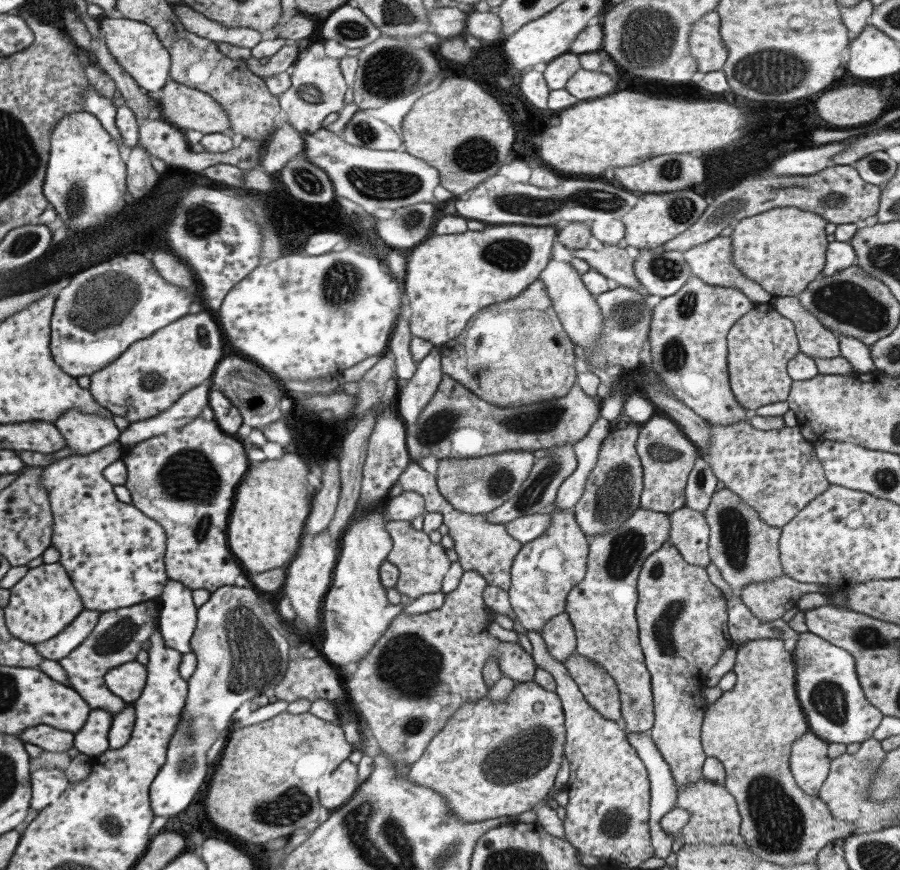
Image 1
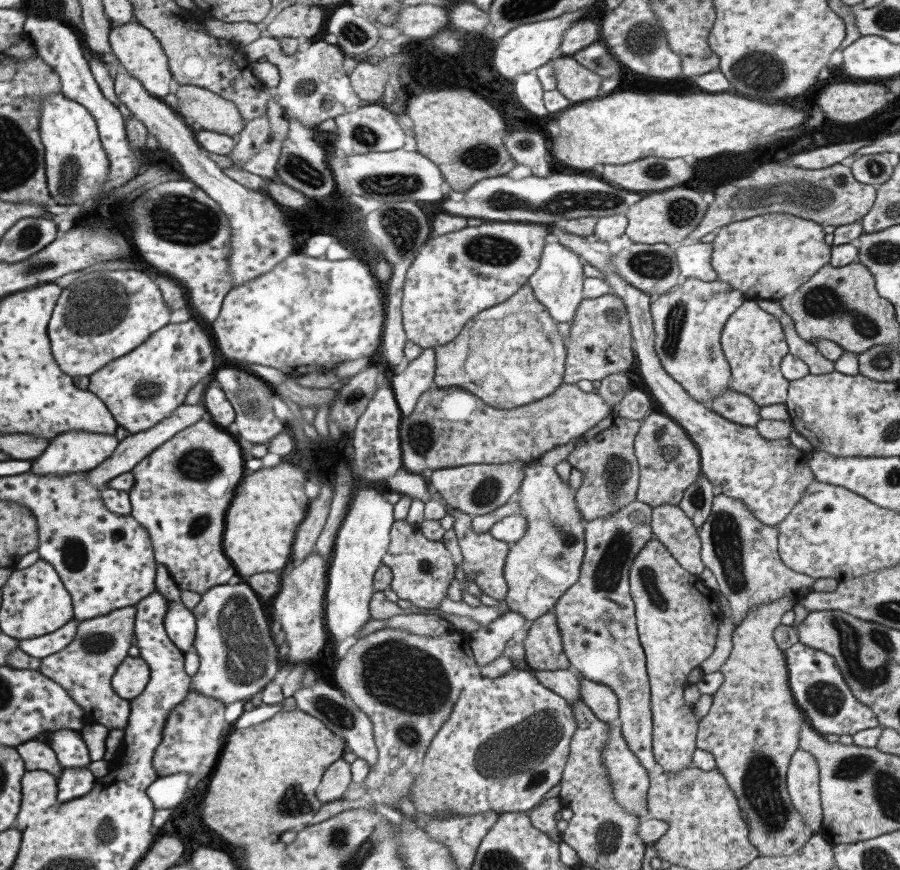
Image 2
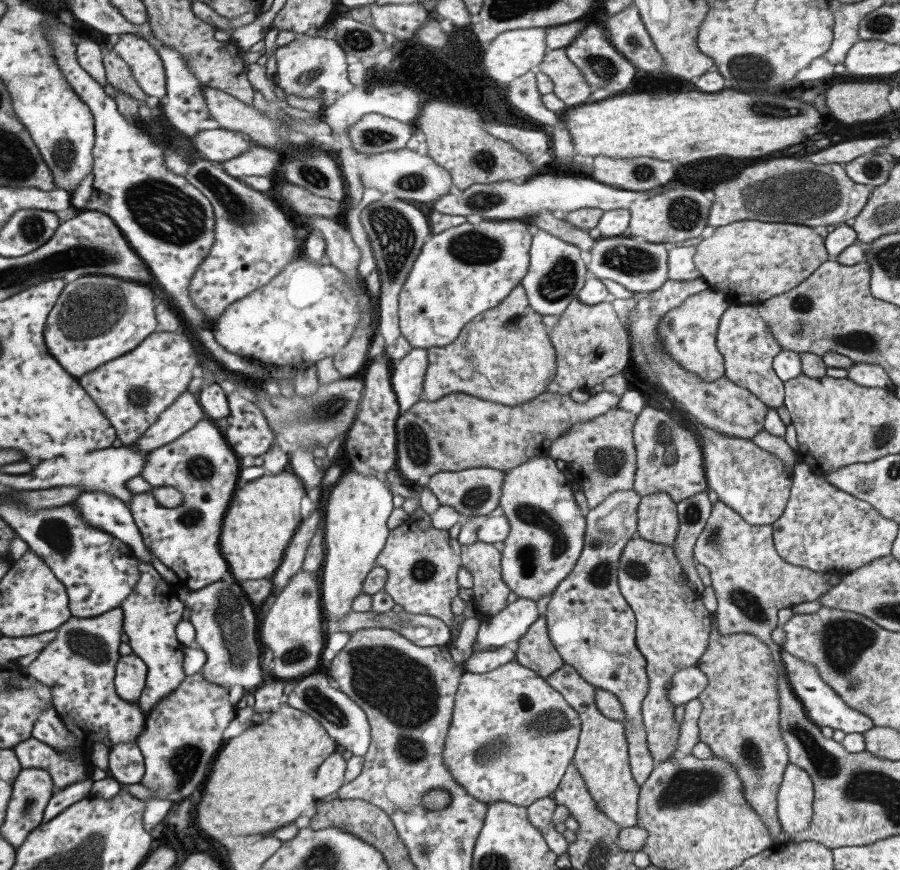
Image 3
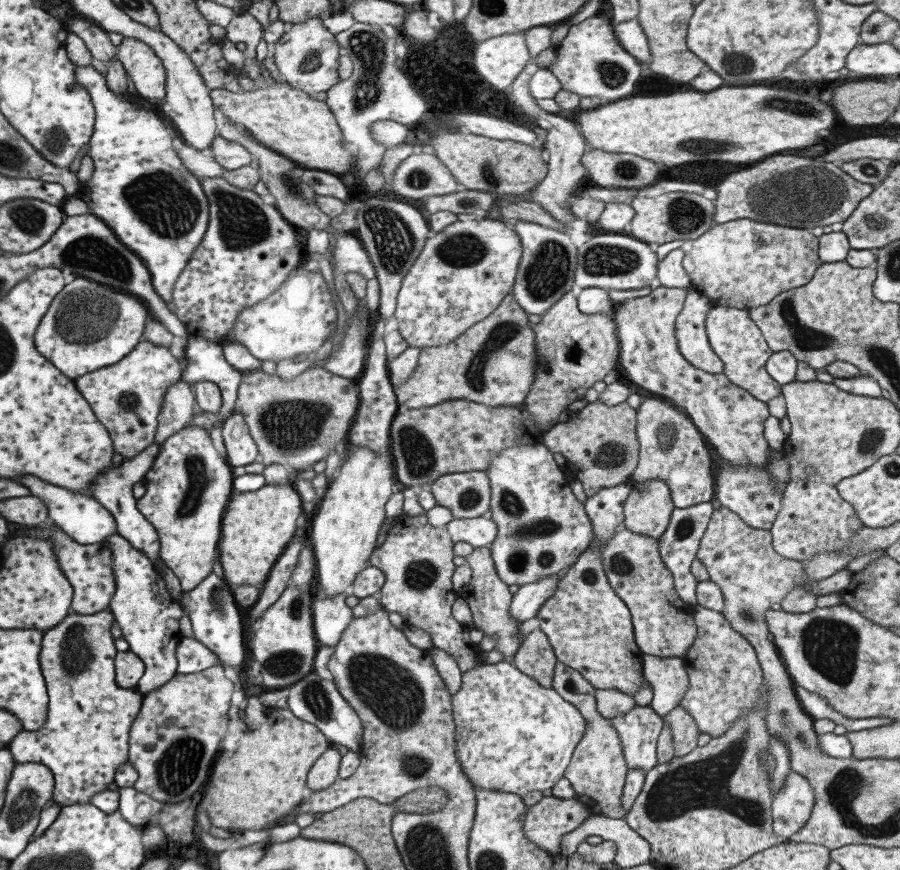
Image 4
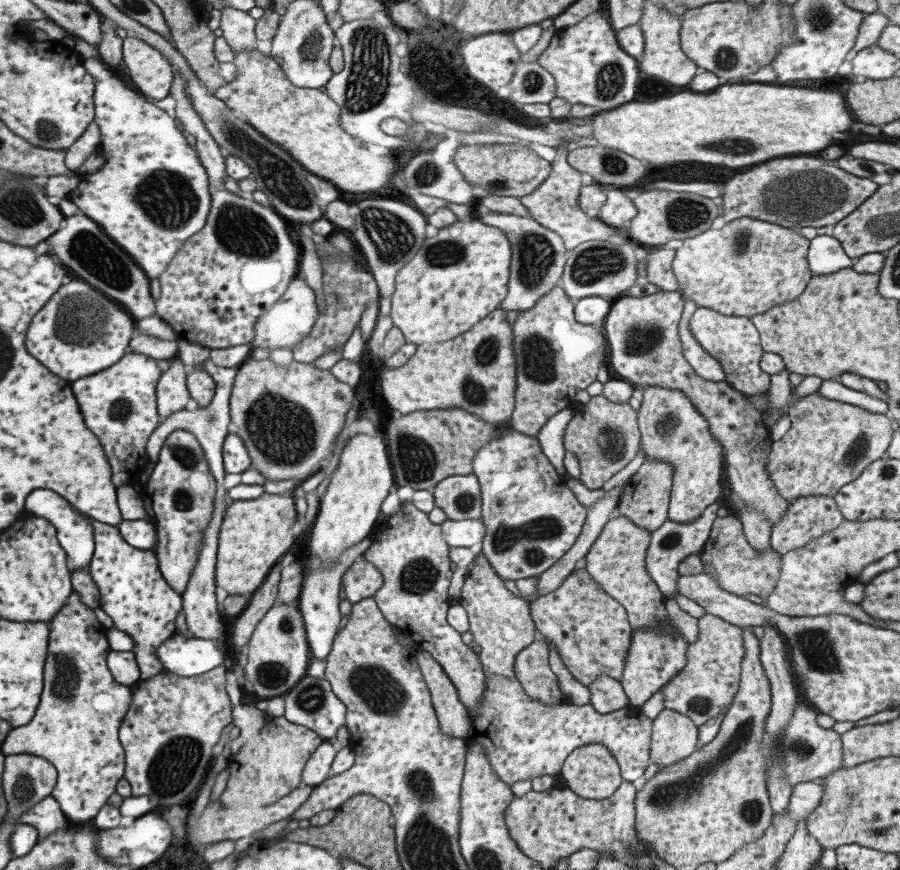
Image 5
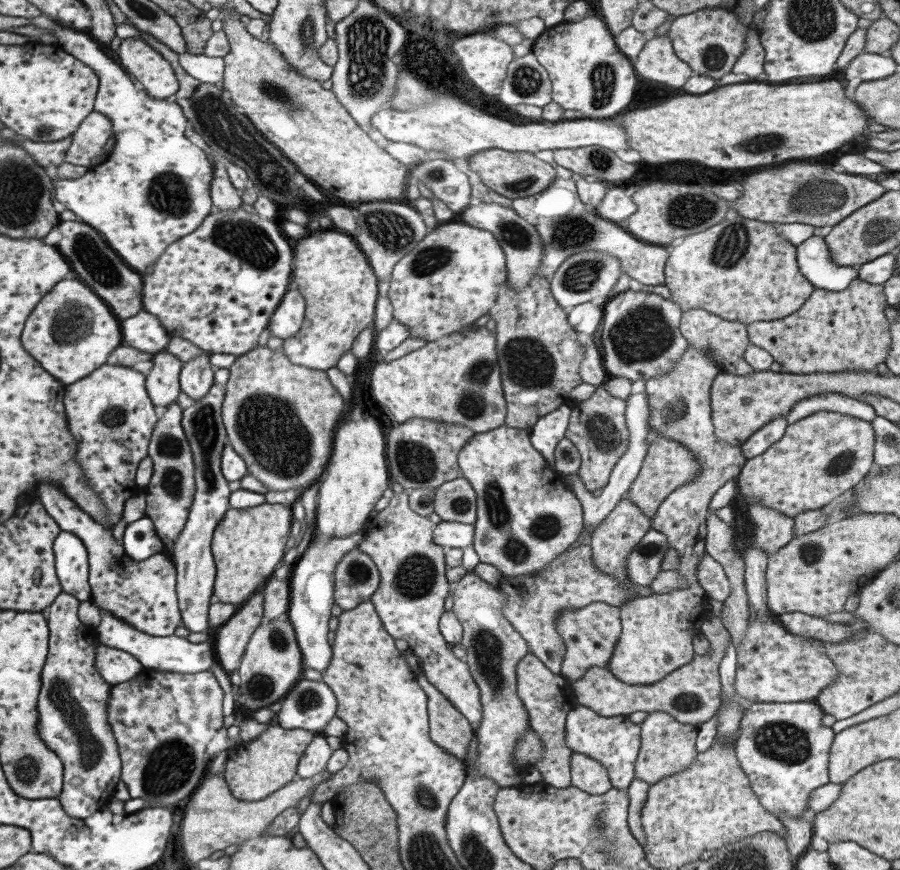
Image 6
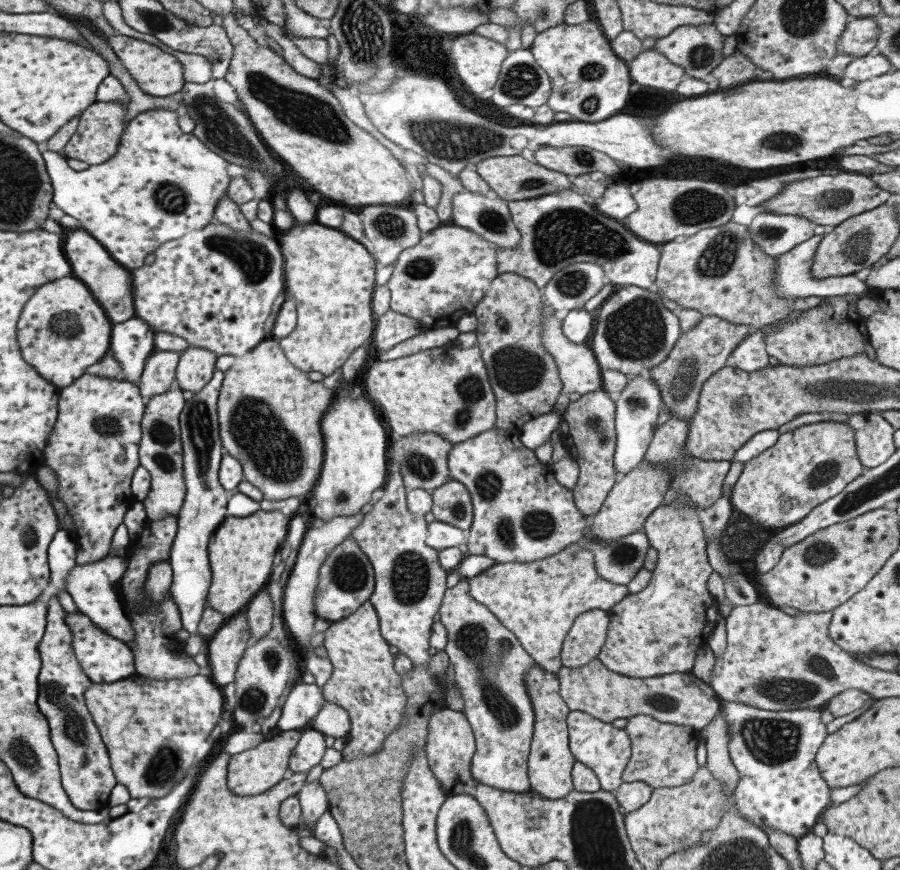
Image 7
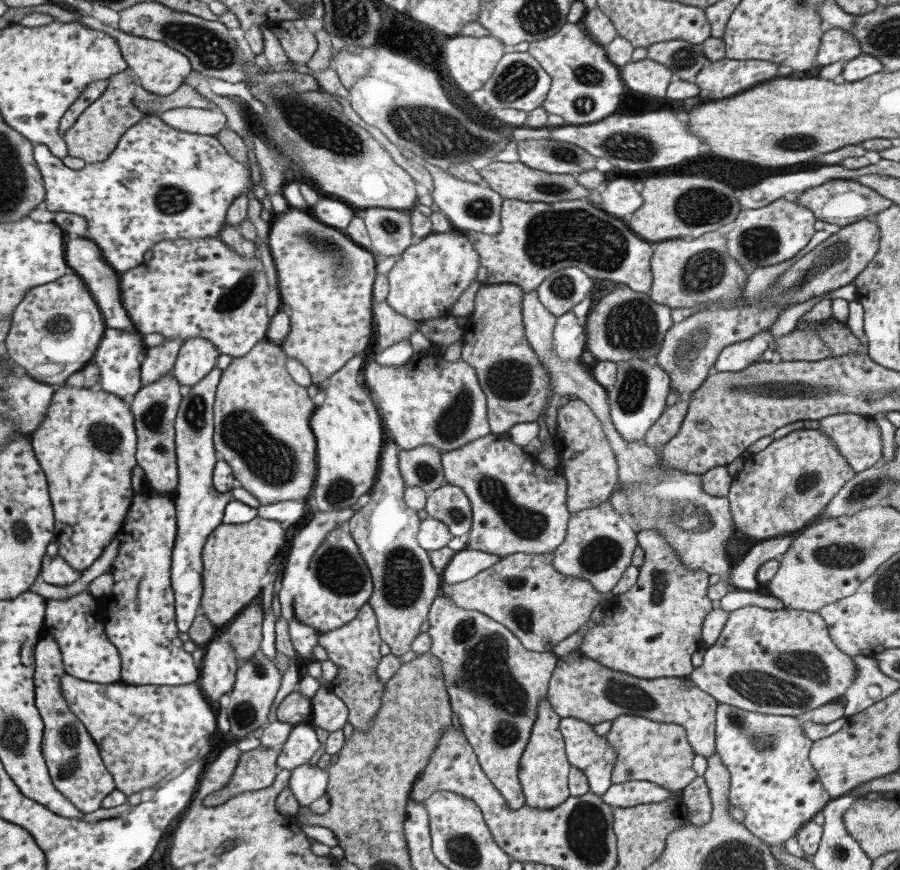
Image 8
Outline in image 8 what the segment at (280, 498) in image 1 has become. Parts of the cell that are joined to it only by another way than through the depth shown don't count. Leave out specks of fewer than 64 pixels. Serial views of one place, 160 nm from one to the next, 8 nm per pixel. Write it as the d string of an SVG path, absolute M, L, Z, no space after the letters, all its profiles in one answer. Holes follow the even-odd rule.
M255 518L244 522L243 524L225 524L221 523L209 534L203 547L203 586L204 597L201 598L202 614L205 615L217 627L234 618L247 604L251 598L255 598L261 590L259 582L265 576L265 570L270 565L269 562L277 556L279 548L283 547L287 540L284 528L276 520L267 520Z

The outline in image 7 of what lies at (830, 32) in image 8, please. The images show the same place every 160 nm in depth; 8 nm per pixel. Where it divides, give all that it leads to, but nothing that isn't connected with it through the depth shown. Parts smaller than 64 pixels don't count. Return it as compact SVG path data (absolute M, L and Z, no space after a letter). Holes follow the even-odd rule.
M871 17L849 18L836 42L836 54L862 57L873 53L878 26Z

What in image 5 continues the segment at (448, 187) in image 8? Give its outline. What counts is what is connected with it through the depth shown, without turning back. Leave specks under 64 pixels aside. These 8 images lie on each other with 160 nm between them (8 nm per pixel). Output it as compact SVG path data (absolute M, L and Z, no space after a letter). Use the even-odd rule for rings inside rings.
M481 210L478 219L485 226L493 226L501 230L511 250L507 293L499 308L506 311L531 308L541 299L541 296L549 293L551 288L559 284L568 252L565 252L563 242L557 234L539 226L531 217Z

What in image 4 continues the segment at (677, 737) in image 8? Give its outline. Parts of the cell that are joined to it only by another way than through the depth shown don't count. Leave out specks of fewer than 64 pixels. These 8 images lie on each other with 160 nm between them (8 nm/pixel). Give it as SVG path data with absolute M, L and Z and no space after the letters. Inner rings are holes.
M681 706L673 708L661 720L662 724L669 725L673 757L685 756L696 748L697 737L700 733L697 731L693 718Z

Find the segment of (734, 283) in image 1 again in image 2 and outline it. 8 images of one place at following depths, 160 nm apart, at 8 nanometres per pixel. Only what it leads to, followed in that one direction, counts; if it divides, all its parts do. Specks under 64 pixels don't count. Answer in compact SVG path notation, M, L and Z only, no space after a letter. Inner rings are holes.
M687 241L676 244L673 250L677 270L683 278L696 278L703 282L710 282L717 279L716 272L709 266L711 257L711 244L701 244Z

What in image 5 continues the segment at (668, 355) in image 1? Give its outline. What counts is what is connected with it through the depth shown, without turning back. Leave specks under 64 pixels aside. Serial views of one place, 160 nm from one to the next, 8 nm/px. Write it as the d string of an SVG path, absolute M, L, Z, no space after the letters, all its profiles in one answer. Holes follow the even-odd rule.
M687 298L683 299L682 313L677 325L679 342L682 348L683 357L694 373L699 377L711 382L725 380L725 374L715 358L706 354L702 346L694 339L689 330L689 319L694 313L696 305Z

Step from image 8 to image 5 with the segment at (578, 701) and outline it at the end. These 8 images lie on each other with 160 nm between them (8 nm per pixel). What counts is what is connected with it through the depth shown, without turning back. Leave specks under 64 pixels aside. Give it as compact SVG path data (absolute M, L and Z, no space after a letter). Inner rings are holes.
M710 614L697 619L697 636L686 648L686 661L661 688L664 694L663 708L673 710L689 718L695 726L701 726L714 716L728 710L737 692L741 659L744 655L742 630L729 622ZM600 674L587 686L589 691L589 705L598 714L608 714L621 710L627 706L628 699L618 680Z

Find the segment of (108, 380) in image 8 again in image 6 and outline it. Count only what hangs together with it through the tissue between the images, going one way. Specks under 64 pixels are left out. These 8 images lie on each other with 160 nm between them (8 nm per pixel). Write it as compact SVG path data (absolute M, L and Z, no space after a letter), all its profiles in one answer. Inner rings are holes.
M143 309L137 316L122 321L124 344L147 355L154 355L167 348L171 335L161 326L158 318Z

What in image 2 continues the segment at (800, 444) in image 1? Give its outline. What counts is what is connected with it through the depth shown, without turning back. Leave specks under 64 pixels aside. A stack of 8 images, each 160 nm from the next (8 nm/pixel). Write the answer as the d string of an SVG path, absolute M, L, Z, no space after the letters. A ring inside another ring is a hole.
M560 223L551 224L547 226L548 233L554 235L558 242L565 246L573 253L583 259L589 265L599 269L603 274L602 279L613 290L613 295L621 298L621 304L625 305L626 314L630 322L631 331L631 346L634 358L639 367L640 377L649 388L651 396L659 402L661 412L671 419L673 419L685 432L686 435L694 442L697 447L698 461L700 462L700 473L715 486L721 488L721 494L727 498L733 498L747 507L750 513L761 522L763 525L776 526L779 524L789 513L793 506L799 501L799 498L808 487L808 484L814 481L813 473L807 467L805 462L806 455L802 455L801 451L791 442L788 437L780 438L779 440L765 440L759 436L755 427L741 426L729 421L723 417L715 414L709 407L704 406L702 403L693 400L684 390L680 384L677 384L667 373L663 371L660 361L657 359L654 351L654 332L652 327L652 318L650 315L650 302L648 296L643 292L629 286L625 280L615 271L611 271L609 266L609 259L611 259L611 252L607 248L606 243L601 243L595 235L589 237L579 237L563 232Z

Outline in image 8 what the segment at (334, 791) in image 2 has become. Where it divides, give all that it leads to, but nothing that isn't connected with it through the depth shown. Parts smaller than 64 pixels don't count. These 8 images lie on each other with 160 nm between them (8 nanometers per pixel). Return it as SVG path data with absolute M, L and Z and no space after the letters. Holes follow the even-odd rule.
M308 722L292 725L277 755L275 766L278 767L278 770L291 771L297 766L306 764L319 747L316 734Z

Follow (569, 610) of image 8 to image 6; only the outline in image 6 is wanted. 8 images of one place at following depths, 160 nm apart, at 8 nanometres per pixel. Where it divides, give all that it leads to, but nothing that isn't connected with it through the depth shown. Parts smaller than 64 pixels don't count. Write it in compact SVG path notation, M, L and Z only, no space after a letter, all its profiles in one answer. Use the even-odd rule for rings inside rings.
M579 545L563 551L535 572L519 576L501 575L495 588L506 594L506 602L503 602L502 608L503 616L510 622L515 632L525 639L528 652L533 653L557 675L560 674L564 644L555 630L554 618L563 609L580 609L593 601L619 607L631 593L637 593L639 597L654 595L647 586L628 586L597 570L592 563L589 545Z

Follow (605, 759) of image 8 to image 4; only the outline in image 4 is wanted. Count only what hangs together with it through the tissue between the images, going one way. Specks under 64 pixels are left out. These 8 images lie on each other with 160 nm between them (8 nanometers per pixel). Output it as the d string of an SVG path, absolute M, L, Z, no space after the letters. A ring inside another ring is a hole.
M510 661L477 665L460 675L459 688L450 698L455 728L456 759L467 780L485 790L501 790L525 796L536 790L549 790L563 777L573 749L585 734L585 719L575 706L566 702L551 687L543 688L524 675ZM630 705L625 715L607 719L619 736L627 770L647 772L656 766L656 741L661 717L651 707Z

